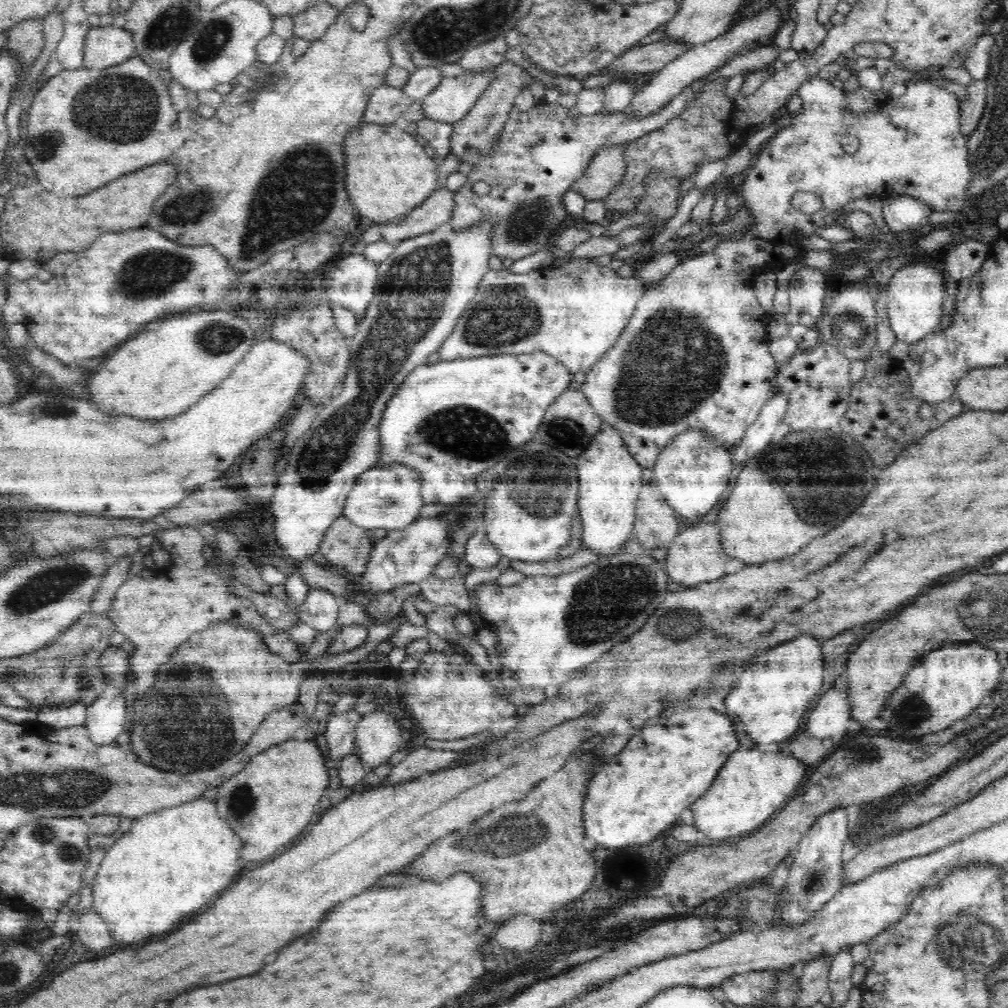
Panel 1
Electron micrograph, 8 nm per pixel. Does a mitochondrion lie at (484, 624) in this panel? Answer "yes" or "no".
no

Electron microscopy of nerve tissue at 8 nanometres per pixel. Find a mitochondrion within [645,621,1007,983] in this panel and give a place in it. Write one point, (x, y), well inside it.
(909, 711)

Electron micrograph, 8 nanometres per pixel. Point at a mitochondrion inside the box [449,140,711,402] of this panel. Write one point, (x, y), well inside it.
(506, 316)

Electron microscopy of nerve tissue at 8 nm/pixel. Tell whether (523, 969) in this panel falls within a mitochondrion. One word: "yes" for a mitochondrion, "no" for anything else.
no

